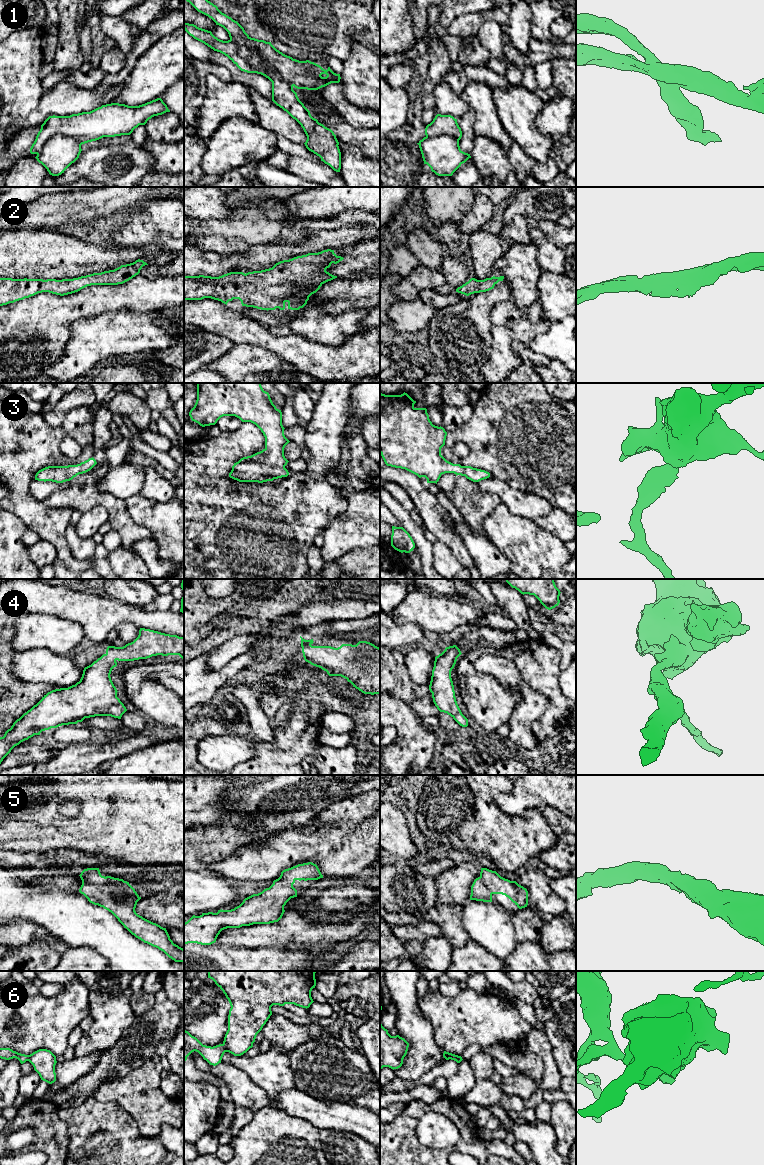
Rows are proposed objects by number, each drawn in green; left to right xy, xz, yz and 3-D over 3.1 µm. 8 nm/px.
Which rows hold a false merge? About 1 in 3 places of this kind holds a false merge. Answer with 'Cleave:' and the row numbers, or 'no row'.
Cleave: 1, 6

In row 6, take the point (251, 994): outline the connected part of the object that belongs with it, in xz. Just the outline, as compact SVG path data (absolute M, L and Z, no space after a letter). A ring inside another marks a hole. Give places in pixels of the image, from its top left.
M208 971L208 978L223 991L230 1003L228 1030L224 1037L226 1052L241 1056L253 1047L257 1034L270 1016L273 1005L294 1004L309 1008L314 1002L311 991L316 986L316 971Z

